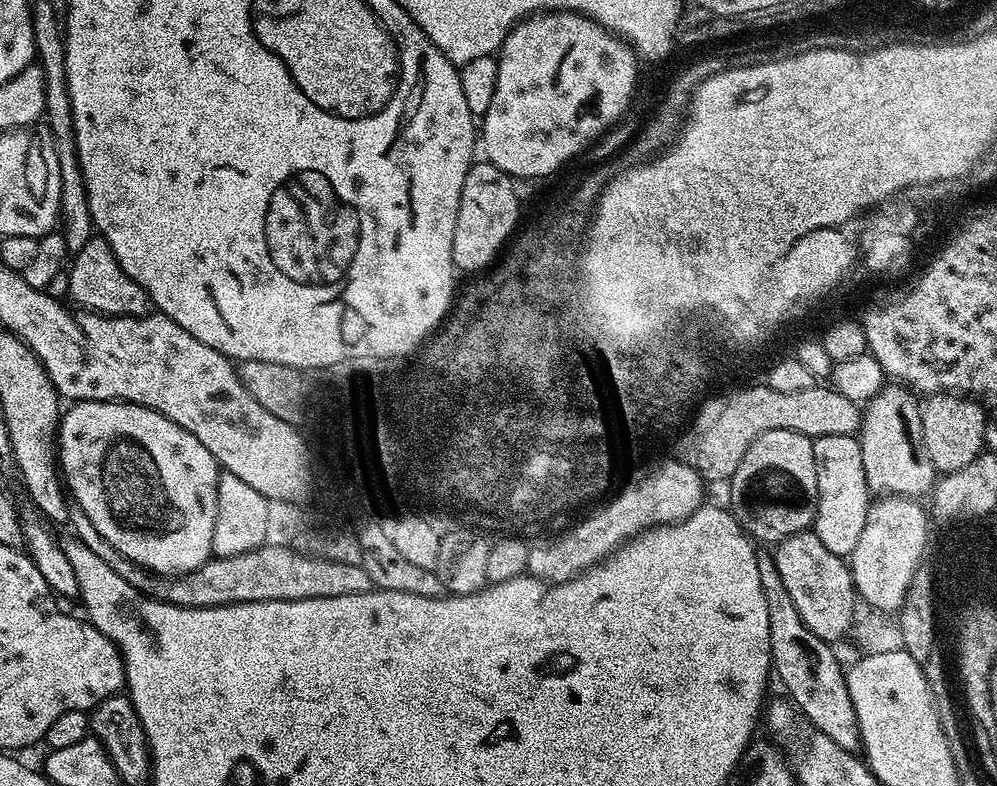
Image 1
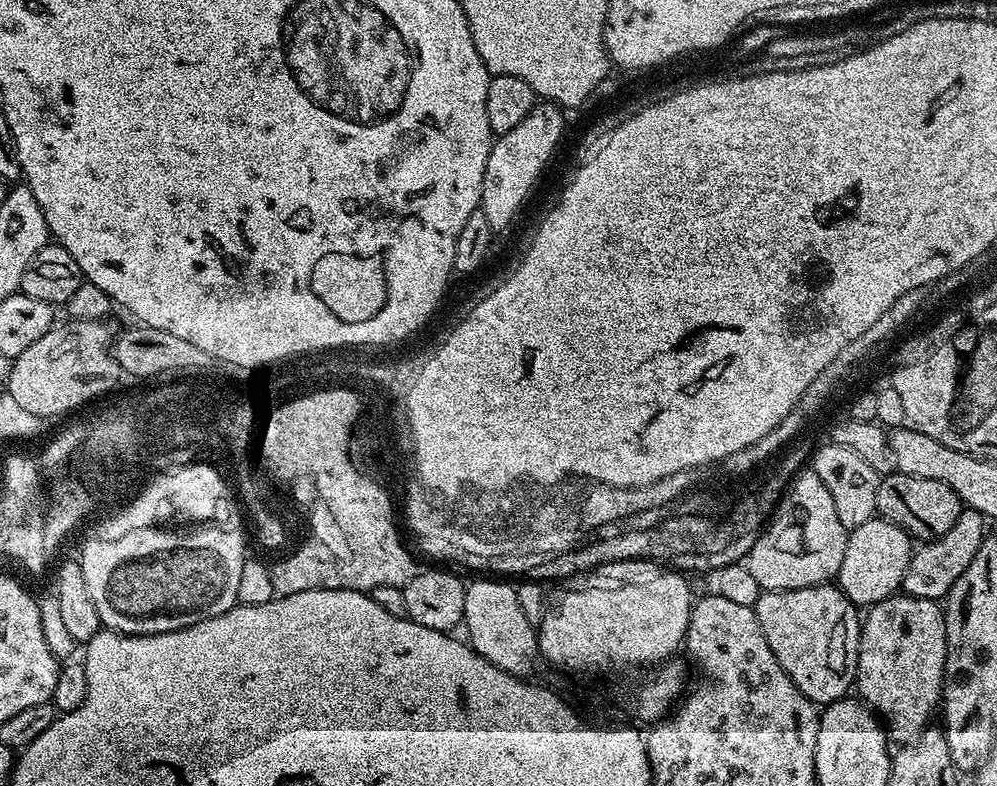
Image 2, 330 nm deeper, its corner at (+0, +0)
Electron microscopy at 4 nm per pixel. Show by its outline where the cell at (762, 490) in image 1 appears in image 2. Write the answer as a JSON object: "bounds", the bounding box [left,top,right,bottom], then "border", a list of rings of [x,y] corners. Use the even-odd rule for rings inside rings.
{"bounds":[746,470,849,592],"border":[[[801,470],[788,481],[783,496],[772,512],[766,527],[756,537],[754,546],[746,557],[746,566],[750,574],[754,574],[754,582],[765,592],[785,592],[809,588],[815,584],[829,583],[833,578],[839,577],[842,558],[846,554],[846,542],[849,529],[838,522],[838,513],[834,502],[830,499],[830,490],[822,483],[822,478],[811,470]]]}

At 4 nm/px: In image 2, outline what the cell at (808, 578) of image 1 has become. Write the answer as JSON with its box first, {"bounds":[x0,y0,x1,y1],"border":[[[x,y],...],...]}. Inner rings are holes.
{"bounds":[754,582,862,706],"border":[[[829,582],[785,592],[761,591],[754,607],[758,622],[762,626],[762,634],[766,634],[770,650],[774,650],[774,658],[778,658],[790,682],[794,682],[794,686],[798,686],[798,690],[802,690],[806,698],[810,698],[817,706],[827,706],[849,695],[850,689],[856,683],[862,616],[861,613],[856,613],[859,612],[857,605],[846,598],[846,594],[839,586]]]}

